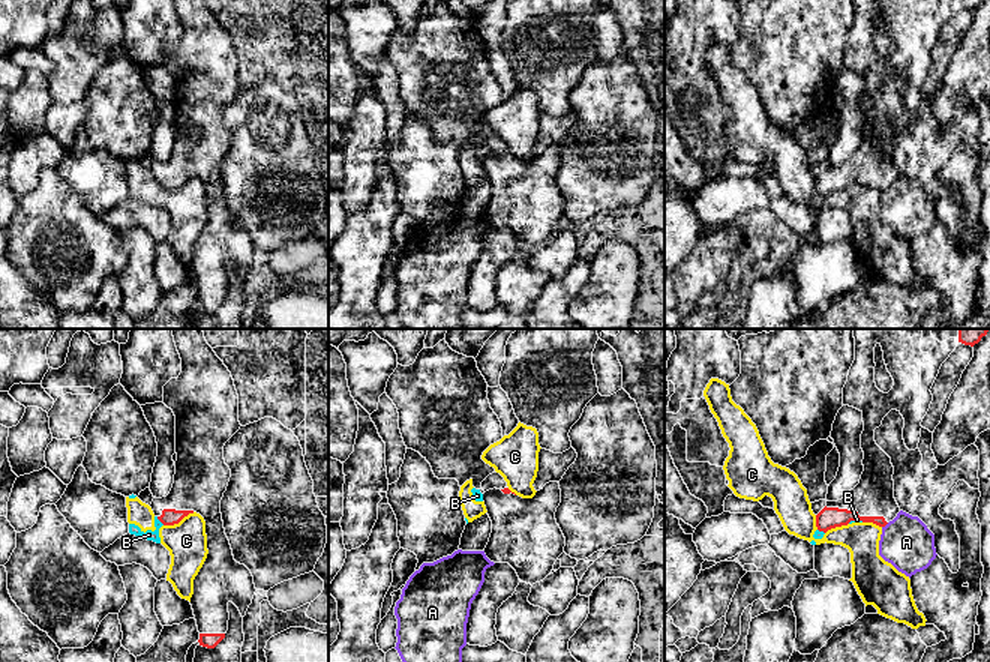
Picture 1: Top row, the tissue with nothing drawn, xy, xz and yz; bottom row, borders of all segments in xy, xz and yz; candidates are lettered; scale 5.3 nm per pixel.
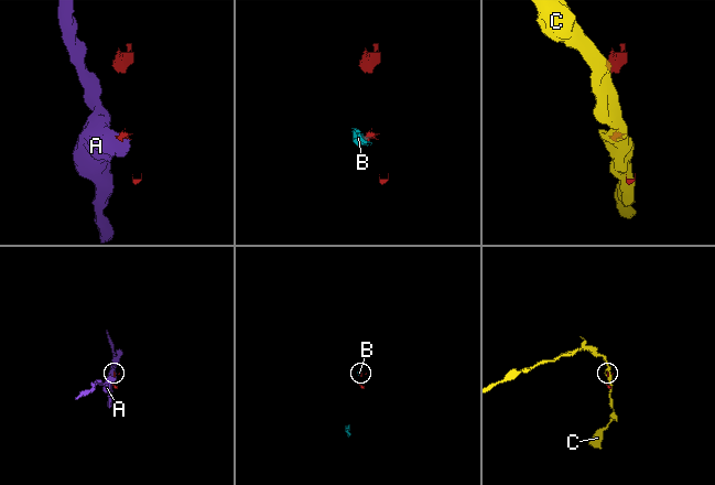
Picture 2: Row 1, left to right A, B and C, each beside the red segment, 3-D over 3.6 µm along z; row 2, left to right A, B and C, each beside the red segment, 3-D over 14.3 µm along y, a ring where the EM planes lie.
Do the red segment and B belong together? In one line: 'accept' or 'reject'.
reject

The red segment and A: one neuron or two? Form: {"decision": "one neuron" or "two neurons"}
{"decision": "two neurons"}

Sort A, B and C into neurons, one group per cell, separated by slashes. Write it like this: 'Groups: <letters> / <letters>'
Groups: A / B C

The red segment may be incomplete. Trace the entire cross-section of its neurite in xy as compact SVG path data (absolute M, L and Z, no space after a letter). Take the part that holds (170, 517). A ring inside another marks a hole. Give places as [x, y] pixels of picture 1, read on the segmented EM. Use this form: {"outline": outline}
{"outline": "M202 329L171 330L182 359L182 372L177 378L171 378L164 386L164 404L171 408L176 416L176 474L170 494L162 498L154 497L150 507L164 525L178 524L184 516L194 512L200 513L206 521L208 554L194 579L190 605L200 632L200 645L214 648L225 638L228 630L228 603L232 602L238 608L242 617L244 617L256 591L250 570L234 560L220 513L220 500L231 477L231 470L224 459L224 446L242 426L238 422L238 395L231 372L207 344Z"}

